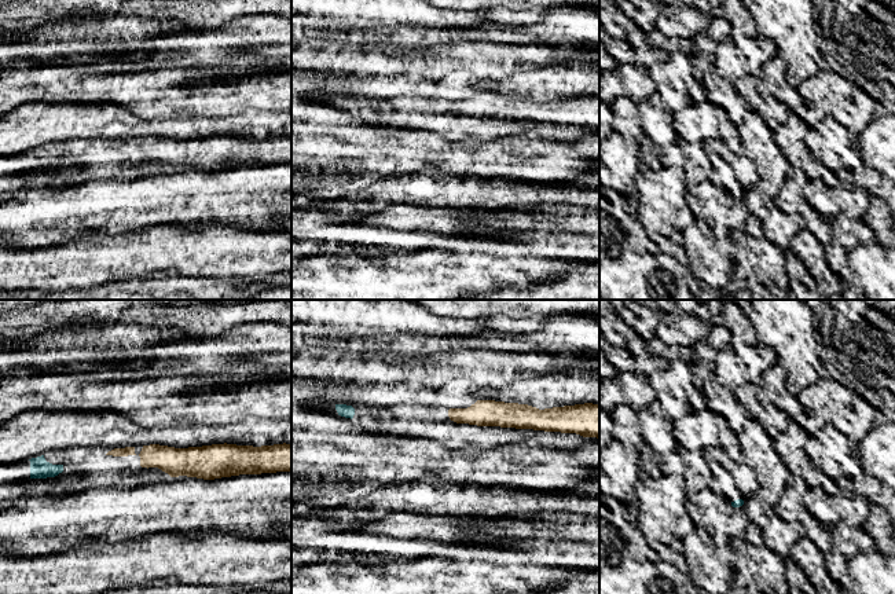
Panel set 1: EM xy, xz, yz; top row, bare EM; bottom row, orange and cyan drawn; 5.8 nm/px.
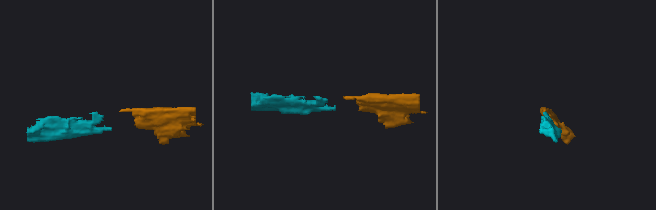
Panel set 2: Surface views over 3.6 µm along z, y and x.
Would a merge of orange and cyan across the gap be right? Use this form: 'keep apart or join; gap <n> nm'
join; gap 260 nm

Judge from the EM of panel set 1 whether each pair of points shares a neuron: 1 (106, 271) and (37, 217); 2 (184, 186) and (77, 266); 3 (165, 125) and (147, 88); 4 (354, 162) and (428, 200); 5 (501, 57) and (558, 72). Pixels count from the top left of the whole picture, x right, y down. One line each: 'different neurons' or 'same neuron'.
1: different neurons
2: different neurons
3: different neurons
4: different neurons
5: same neuron

